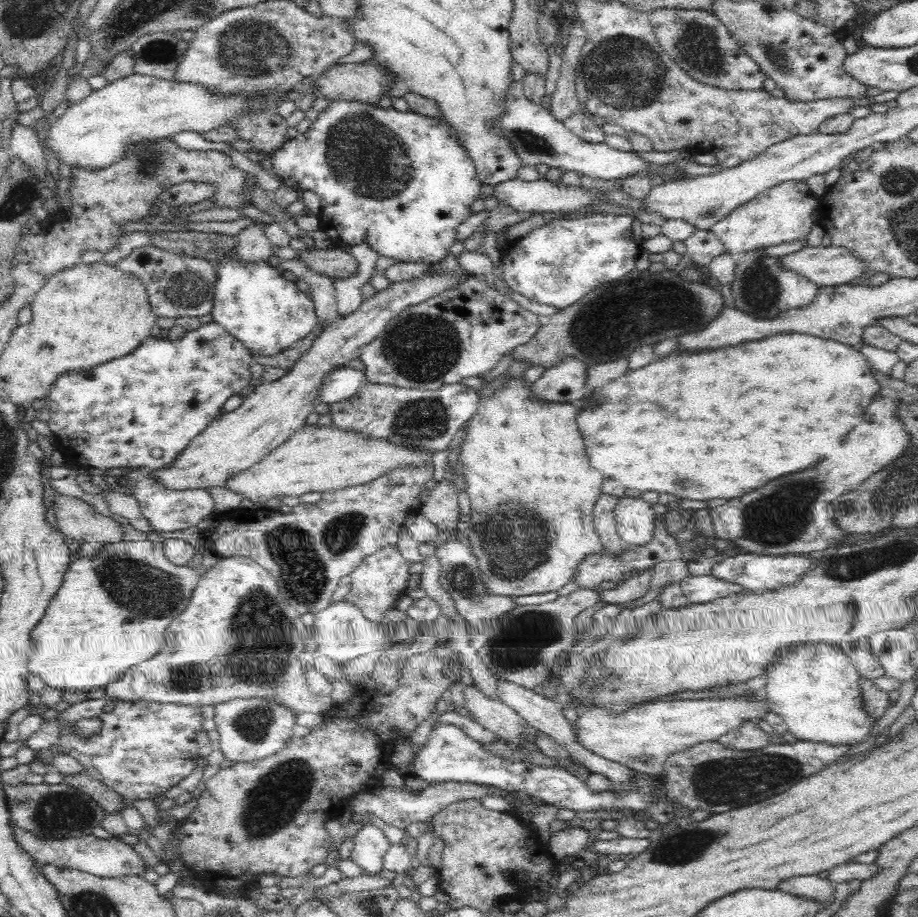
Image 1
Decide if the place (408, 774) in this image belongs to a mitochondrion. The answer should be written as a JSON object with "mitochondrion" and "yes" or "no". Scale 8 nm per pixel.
{"mitochondrion":"no"}

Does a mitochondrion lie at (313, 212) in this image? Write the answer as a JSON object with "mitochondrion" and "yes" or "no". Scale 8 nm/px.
{"mitochondrion":"no"}

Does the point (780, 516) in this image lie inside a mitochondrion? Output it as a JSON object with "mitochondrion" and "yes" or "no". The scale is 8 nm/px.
{"mitochondrion":"yes"}

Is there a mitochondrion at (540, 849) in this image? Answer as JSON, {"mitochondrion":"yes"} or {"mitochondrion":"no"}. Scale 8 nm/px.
{"mitochondrion":"no"}

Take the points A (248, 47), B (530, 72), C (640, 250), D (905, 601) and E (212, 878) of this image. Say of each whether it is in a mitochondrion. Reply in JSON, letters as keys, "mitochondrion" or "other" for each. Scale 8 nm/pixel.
{"A":"mitochondrion","B":"other","C":"other","D":"other","E":"other"}

